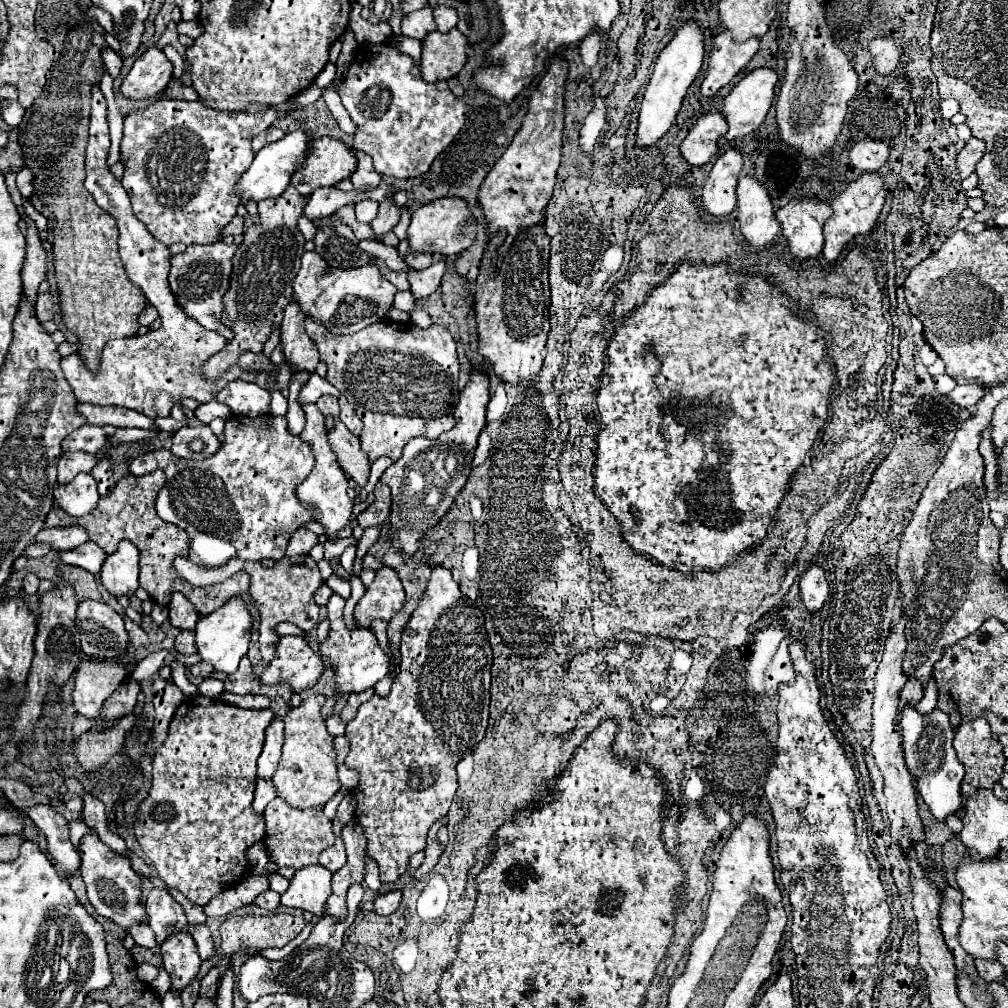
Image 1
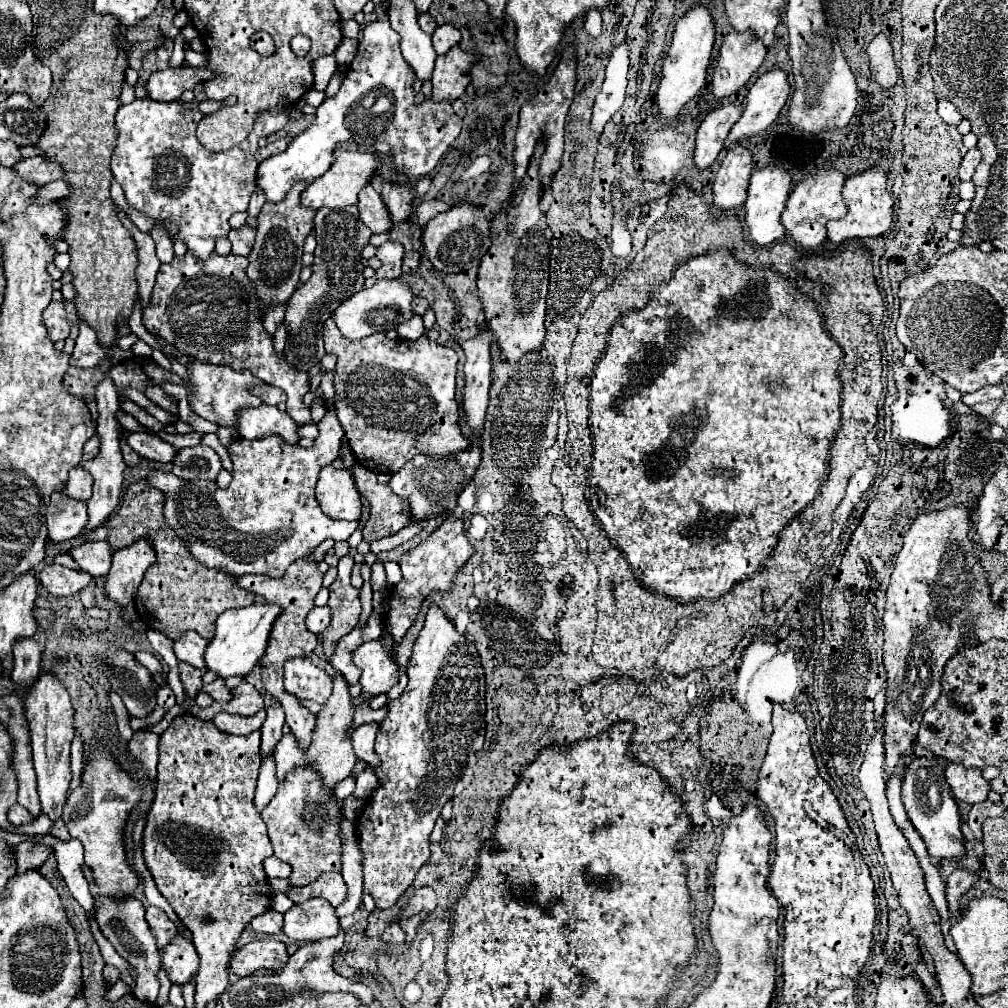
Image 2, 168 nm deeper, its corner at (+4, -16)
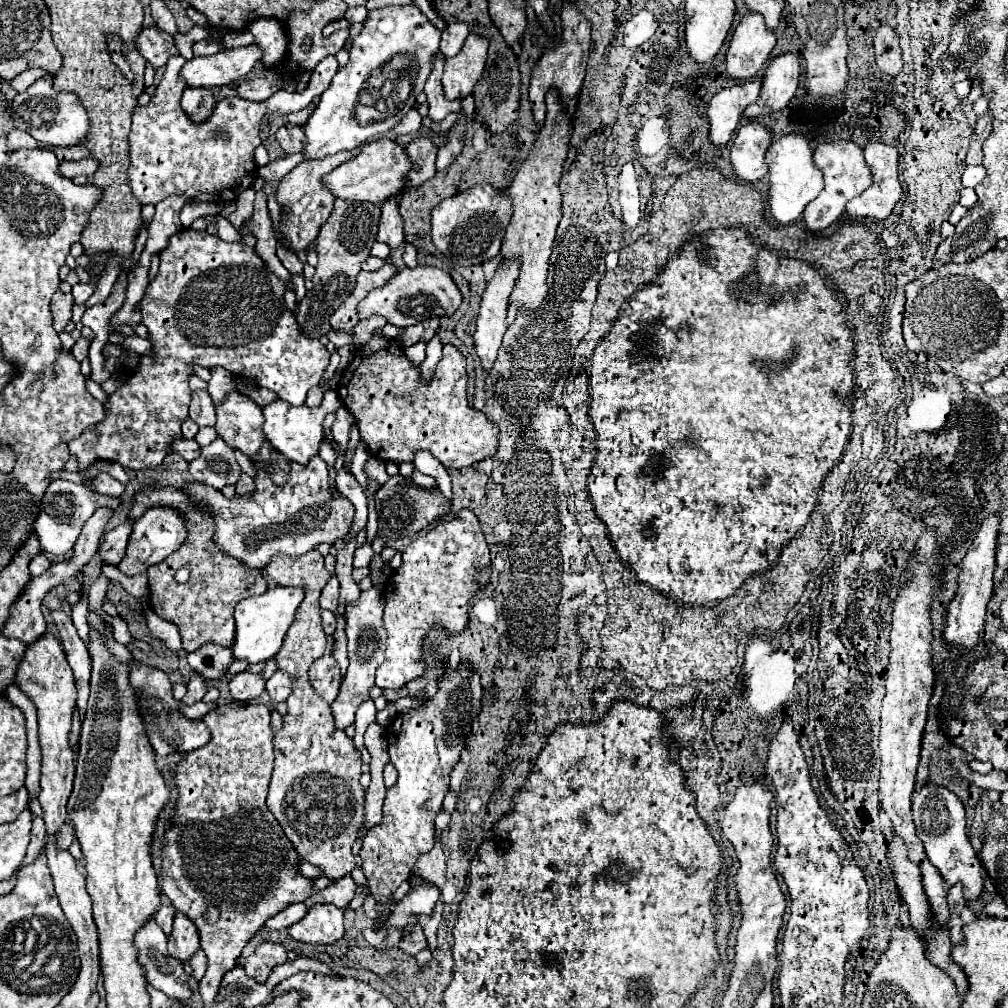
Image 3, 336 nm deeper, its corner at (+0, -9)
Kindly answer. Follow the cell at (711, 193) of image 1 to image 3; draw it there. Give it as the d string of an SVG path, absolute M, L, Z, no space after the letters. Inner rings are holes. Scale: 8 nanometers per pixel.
M752 121L738 129L730 151L732 169L738 179L754 183L766 175L768 169L764 165L764 153L768 145L770 145L770 131L760 123Z

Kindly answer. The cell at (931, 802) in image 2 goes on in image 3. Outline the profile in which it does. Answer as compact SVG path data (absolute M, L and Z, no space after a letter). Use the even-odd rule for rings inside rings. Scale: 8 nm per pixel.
M926 781L916 793L912 793L912 813L914 813L916 833L924 841L924 849L930 863L942 873L948 885L960 881L964 885L966 899L976 899L982 891L982 873L980 873L982 865L966 835L964 805L958 799L958 795L948 791L946 787Z

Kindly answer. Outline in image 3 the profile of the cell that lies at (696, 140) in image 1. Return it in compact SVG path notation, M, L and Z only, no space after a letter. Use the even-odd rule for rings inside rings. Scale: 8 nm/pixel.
M754 79L742 85L734 85L730 89L722 89L712 97L708 107L708 119L710 119L710 143L714 147L724 147L730 141L744 109L758 99L760 87L762 87L760 79Z

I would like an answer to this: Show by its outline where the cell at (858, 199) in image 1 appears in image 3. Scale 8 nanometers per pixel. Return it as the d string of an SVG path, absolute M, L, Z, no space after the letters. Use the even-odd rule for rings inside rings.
M870 143L864 147L864 159L872 173L872 185L870 189L866 189L862 195L854 197L846 205L846 213L852 217L864 217L864 219L888 219L888 215L892 213L892 209L896 207L902 195L902 187L898 183L898 151L892 145Z

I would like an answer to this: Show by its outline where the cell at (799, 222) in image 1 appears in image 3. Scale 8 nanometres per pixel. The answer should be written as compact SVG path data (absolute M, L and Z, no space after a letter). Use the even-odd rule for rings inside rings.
M848 141L820 143L818 149L814 151L814 163L824 175L824 189L820 191L820 195L814 201L810 201L806 205L806 209L802 213L802 223L808 231L818 233L818 231L830 227L844 213L844 207L850 199L854 199L856 195L860 195L868 189L866 185L872 183L872 175L868 175L868 167L864 165L862 149Z

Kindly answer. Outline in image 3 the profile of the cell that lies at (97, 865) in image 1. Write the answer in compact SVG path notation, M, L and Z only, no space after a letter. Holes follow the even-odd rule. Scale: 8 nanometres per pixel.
M148 919L134 935L134 947L138 951L138 963L144 969L144 977L148 985L160 989L168 997L176 997L186 1001L192 991L188 987L188 979L182 963L168 955L166 951L166 935L156 925L154 919Z

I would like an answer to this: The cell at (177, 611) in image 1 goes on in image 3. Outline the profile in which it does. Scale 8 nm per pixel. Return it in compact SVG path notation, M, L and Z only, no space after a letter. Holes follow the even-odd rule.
M204 643L196 651L188 653L190 667L200 675L204 675L208 681L222 677L232 661L234 657L232 653L228 653L228 647L222 647L216 643Z

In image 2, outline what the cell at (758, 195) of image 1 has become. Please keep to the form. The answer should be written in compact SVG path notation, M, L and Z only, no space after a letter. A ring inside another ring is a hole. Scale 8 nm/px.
M768 164L762 168L756 168L750 178L750 188L748 188L748 198L746 198L746 224L750 230L750 238L760 244L768 246L776 242L778 238L784 236L784 226L780 220L780 214L786 208L786 200L790 196L790 186L792 186L792 176L784 166L778 164Z

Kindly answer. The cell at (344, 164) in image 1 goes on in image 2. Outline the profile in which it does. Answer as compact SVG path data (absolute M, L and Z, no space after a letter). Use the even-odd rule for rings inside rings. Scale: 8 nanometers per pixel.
M338 150L336 152L336 162L332 168L316 178L302 194L302 204L308 208L344 208L352 206L358 200L358 194L364 186L368 186L380 166L380 158L374 152L360 152L360 150Z

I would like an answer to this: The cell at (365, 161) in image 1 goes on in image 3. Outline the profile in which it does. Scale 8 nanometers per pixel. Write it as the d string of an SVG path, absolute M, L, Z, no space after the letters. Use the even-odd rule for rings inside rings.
M394 197L386 199L382 203L382 215L380 215L380 225L378 225L378 241L388 243L390 247L398 247L404 241L404 231L402 231L402 217L398 211L398 203Z

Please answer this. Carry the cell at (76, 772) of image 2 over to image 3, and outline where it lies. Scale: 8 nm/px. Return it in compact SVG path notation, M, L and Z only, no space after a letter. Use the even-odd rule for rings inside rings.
M50 611L50 617L56 623L57 631L66 651L66 659L74 671L76 688L78 691L77 706L80 711L80 721L84 719L86 701L90 693L90 673L92 673L92 659L84 645L84 641L78 637L76 627L70 616L62 611Z

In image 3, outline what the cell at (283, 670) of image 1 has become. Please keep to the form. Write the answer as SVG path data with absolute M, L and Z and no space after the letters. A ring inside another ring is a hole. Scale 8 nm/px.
M324 653L310 665L310 685L314 691L328 703L332 703L338 697L340 689L340 669L336 669L336 661L332 661L332 655Z

